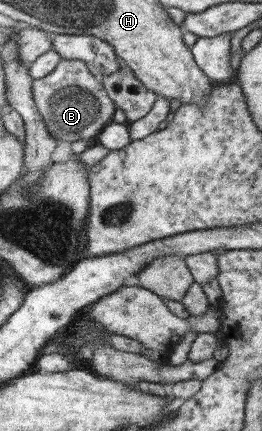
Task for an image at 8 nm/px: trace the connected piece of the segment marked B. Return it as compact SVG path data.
M61 58L46 76L32 80L30 96L45 123L46 131L56 132L60 139L70 143L79 137L85 141L92 140L112 120L116 109L112 99L103 90L99 77L90 74L88 67L79 60Z

